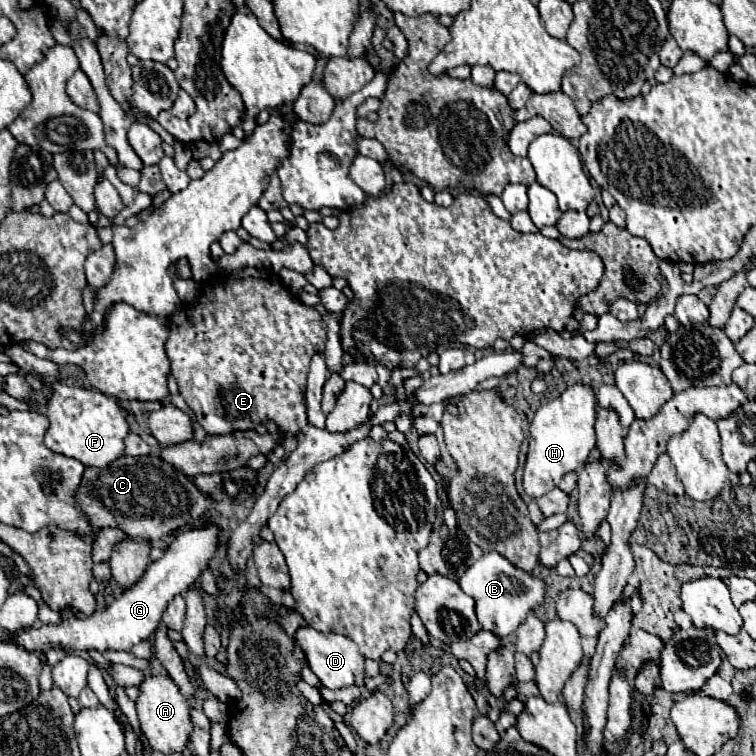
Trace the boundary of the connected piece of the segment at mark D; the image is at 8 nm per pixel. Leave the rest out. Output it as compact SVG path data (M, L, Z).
M310 625L300 627L294 633L296 645L304 651L304 657L308 661L308 667L312 669L312 673L320 679L320 683L332 691L336 689L344 689L350 685L360 685L364 687L364 657L360 655L356 643L344 635L338 633L320 633Z

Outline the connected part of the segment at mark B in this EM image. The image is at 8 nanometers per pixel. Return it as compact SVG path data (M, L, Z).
M496 551L484 553L476 563L472 563L472 567L468 567L468 571L460 577L458 583L462 591L476 601L476 617L482 629L498 637L512 635L526 619L528 611L534 611L544 597L544 583L540 579L516 569Z

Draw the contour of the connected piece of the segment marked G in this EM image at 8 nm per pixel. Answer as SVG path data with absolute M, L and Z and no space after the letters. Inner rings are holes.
M208 525L204 529L190 529L180 533L174 543L166 549L164 557L158 561L152 561L148 569L144 571L142 579L126 589L120 599L114 599L112 605L108 605L104 611L96 611L92 617L86 619L64 619L62 625L42 625L40 629L28 627L14 635L16 643L22 645L28 651L46 651L50 647L74 647L74 649L116 649L116 651L128 651L132 645L148 639L156 627L160 625L160 617L166 609L166 605L178 595L190 589L190 585L200 577L208 561L214 557L218 549L218 529L216 525Z

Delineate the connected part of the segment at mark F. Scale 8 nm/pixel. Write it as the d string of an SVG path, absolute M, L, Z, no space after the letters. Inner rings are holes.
M56 381L52 385L52 399L46 407L46 415L50 419L50 427L46 431L44 443L54 453L72 457L84 465L104 467L118 459L124 453L124 439L128 435L128 423L122 413L118 401L110 395L104 395L96 389L70 387L66 383ZM66 403L76 403L74 409L66 409Z

